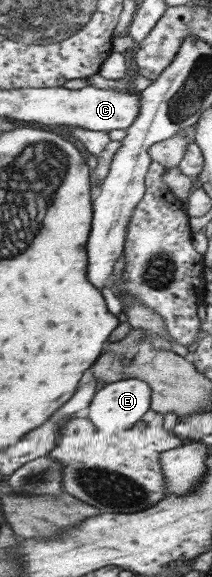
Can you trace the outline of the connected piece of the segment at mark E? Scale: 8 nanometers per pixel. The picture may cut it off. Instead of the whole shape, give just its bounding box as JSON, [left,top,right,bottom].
[89,378,152,429]

